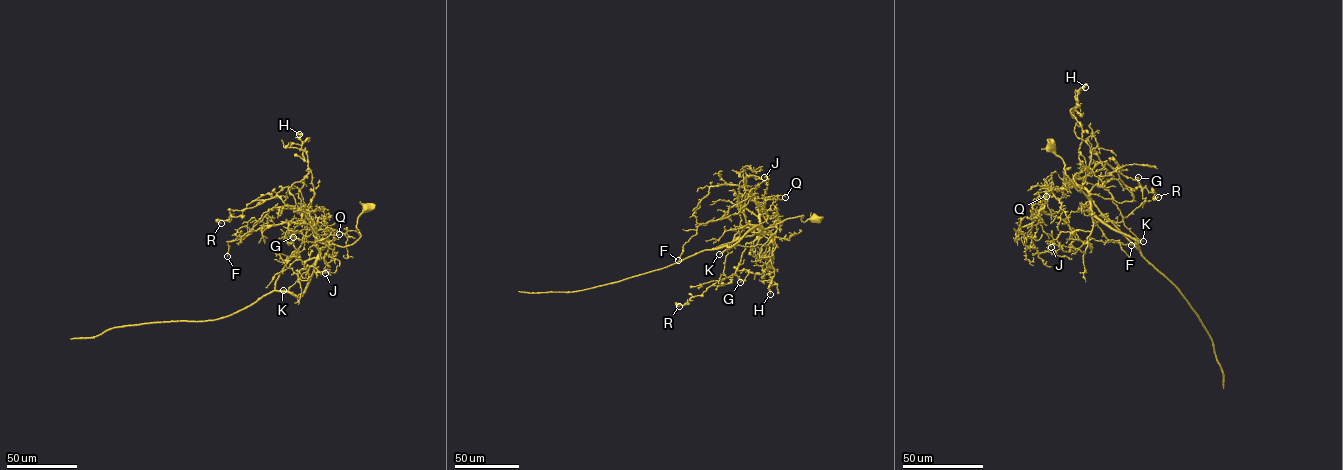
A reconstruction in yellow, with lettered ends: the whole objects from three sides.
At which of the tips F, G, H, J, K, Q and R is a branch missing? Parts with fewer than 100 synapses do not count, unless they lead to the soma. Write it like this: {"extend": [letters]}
{"extend": []}

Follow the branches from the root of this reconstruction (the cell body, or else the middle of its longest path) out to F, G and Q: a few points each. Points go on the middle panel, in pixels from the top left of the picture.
F: (815, 219), (787, 218), (763, 234), (759, 217), (733, 205), (721, 218), (697, 226), (678, 260)
G: (815, 219), (803, 222), (803, 215), (764, 229), (741, 227), (728, 247), (723, 272), (740, 282)
Q: (815, 219), (803, 222), (803, 215), (787, 218), (763, 229), (763, 234), (760, 216), (765, 197), (785, 197)

